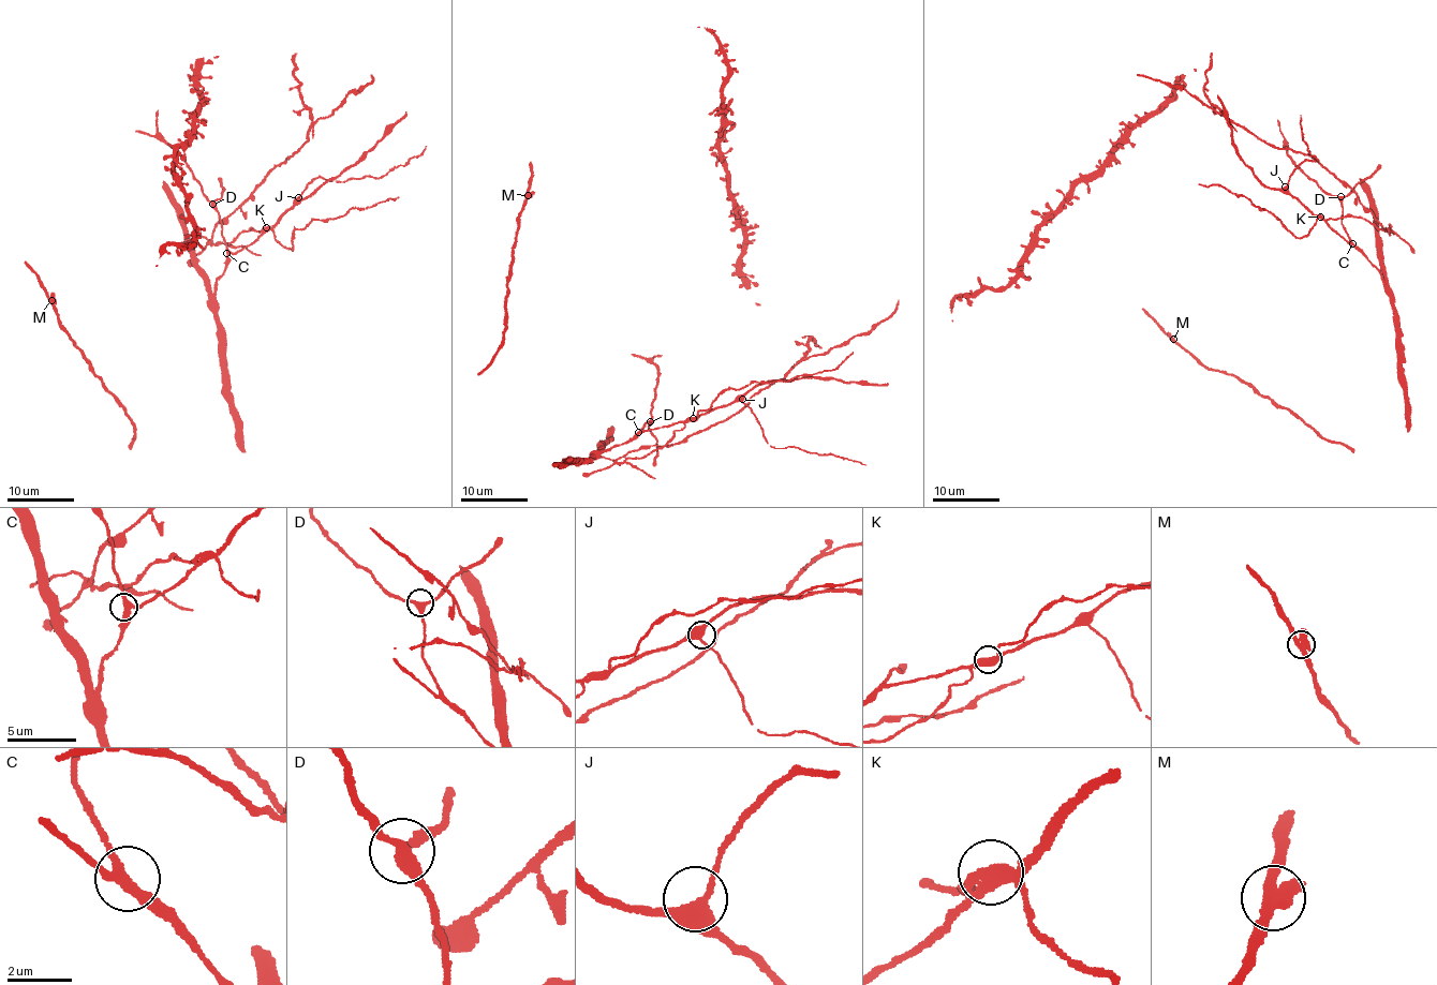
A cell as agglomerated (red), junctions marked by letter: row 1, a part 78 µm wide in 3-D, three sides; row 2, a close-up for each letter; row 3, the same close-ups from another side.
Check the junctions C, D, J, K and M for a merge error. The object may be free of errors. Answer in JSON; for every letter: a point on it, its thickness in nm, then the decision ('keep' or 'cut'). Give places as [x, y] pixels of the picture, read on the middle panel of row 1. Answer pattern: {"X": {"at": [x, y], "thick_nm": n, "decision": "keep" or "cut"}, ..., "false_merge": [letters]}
{"C": {"at": [638, 432], "thick_nm": 300, "decision": "keep"}, "D": {"at": [650, 421], "thick_nm": 320, "decision": "keep"}, "J": {"at": [742, 399], "thick_nm": 420, "decision": "keep"}, "K": {"at": [693, 418], "thick_nm": 360, "decision": "cut"}, "M": {"at": [528, 195], "thick_nm": 340, "decision": "keep"}, "false_merge": ["K"]}

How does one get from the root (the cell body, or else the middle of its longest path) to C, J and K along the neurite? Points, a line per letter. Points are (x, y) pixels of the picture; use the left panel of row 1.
C: (210, 241), (235, 241), (242, 232), (252, 228), (263, 232), (250, 244), (226, 253)
J: (210, 241), (235, 241), (242, 232), (272, 228), (298, 197)
K: (210, 241), (235, 241), (242, 232), (260, 232), (266, 227)

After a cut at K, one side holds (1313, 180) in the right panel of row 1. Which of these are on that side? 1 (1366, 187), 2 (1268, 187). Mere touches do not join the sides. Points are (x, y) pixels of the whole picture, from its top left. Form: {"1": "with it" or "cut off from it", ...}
{"1": "with it", "2": "with it"}

